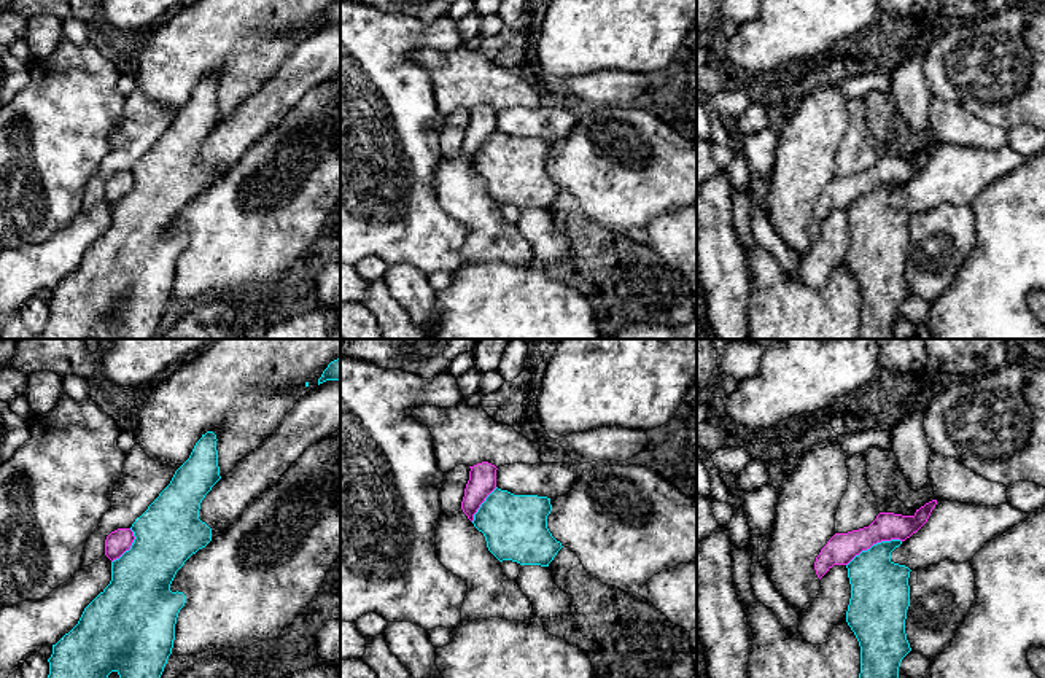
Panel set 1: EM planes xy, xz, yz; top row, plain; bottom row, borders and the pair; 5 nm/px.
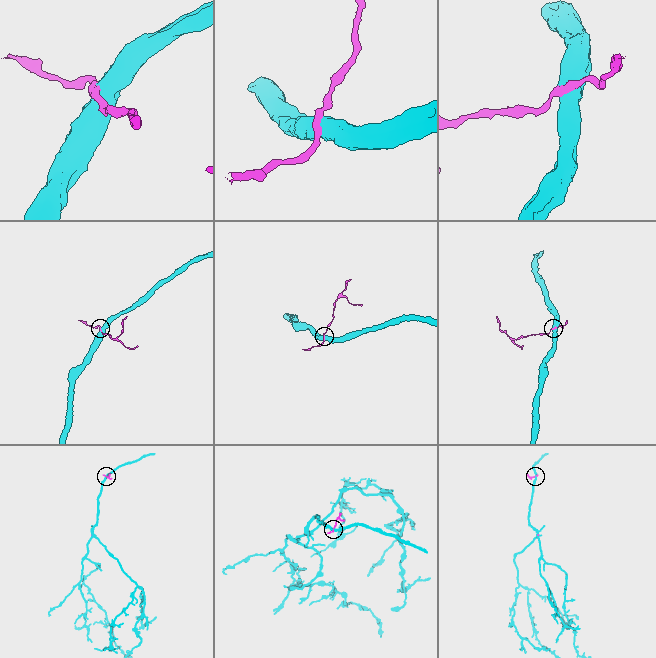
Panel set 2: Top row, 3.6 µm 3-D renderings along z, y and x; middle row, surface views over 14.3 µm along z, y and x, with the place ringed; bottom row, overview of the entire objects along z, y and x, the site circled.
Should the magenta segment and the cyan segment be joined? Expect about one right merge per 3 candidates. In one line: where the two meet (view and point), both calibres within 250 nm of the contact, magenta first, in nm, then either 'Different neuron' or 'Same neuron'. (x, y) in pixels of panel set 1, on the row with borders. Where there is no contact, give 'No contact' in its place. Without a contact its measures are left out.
Touches magenta at yz (874, 543). Thickness 160 nm (magenta) against 300 nm. Same neuron

